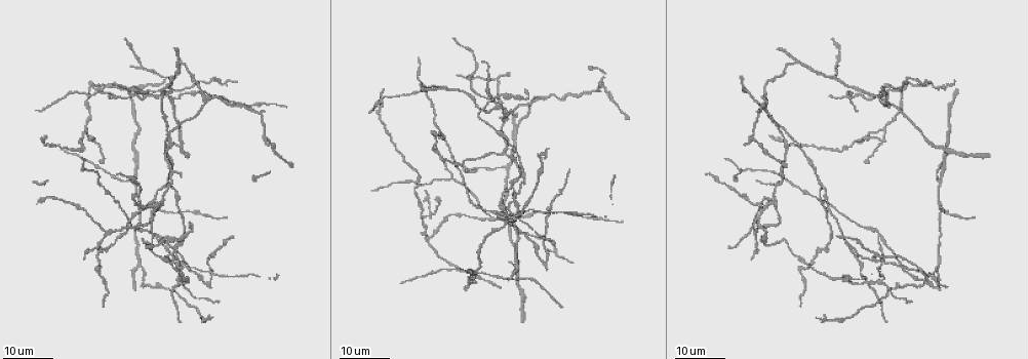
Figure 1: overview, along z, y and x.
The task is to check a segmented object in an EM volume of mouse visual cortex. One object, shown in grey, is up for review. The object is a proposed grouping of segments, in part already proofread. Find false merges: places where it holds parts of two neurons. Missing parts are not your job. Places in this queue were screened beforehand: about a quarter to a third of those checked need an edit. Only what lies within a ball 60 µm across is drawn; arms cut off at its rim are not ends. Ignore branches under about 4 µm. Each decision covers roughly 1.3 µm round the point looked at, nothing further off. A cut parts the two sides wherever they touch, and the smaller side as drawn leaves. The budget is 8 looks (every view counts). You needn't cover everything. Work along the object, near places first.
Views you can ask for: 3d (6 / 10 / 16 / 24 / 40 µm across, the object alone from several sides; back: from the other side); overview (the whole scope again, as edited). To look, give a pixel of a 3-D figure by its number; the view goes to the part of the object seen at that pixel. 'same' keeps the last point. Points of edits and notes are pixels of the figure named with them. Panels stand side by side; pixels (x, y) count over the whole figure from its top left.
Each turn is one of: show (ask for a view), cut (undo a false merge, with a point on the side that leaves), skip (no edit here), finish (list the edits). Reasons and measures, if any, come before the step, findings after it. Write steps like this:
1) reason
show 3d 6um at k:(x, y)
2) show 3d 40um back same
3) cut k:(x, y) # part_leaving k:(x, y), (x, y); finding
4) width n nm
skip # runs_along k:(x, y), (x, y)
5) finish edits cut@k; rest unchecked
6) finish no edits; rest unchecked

looks like a crossing
show 3d 16um at 1:(171, 133)

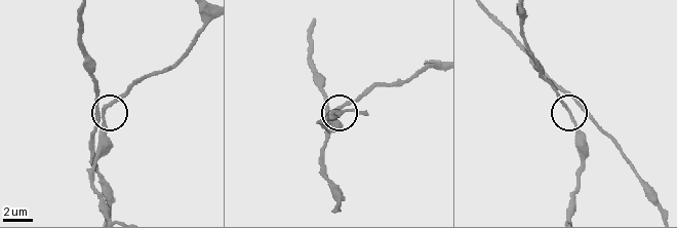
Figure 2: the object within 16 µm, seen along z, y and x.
show 3d 6um at 2:(102, 113)

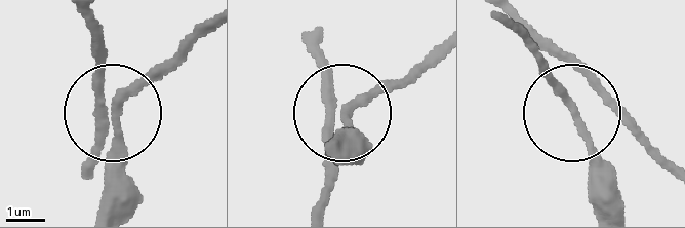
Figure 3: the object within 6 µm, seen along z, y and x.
arms 4
skip # runs_along 3:(542, 70), (588, 136), (592, 211); all the same neuron

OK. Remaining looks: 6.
small branch off a trunk
show 3d 24um at 1:(506, 168)

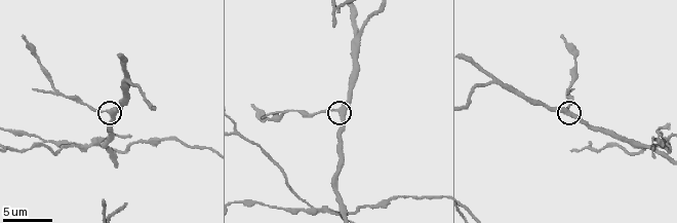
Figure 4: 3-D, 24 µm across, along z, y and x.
show 3d 10um at 4:(336, 111)

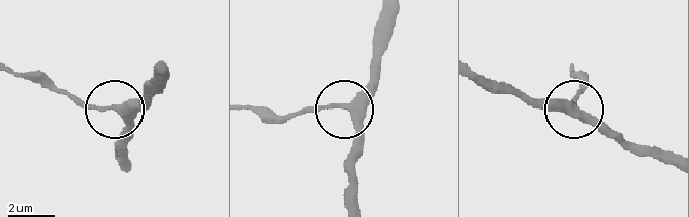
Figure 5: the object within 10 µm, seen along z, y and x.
side_arm 14 um
skip # runs_along 5:(161, 64), (143, 100), (84, 106), (63, 94); all the same neuron

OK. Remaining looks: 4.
arms part here
show 3d 16um at 4:(332, 209)

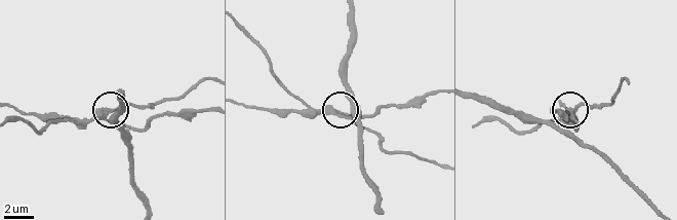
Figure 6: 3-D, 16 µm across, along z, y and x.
width 300 nm
cut 6:(573, 109) # part_leaving 6:(570, 118), (526, 130), (493, 118), (478, 122); two neurons meet here

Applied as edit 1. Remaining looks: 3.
branch point
show 3d 16um at 1:(95, 141)

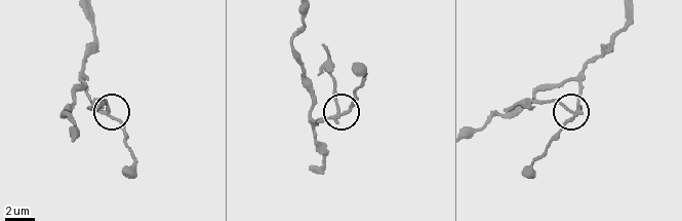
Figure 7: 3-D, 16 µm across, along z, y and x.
show 3d 6um at 7:(336, 111)

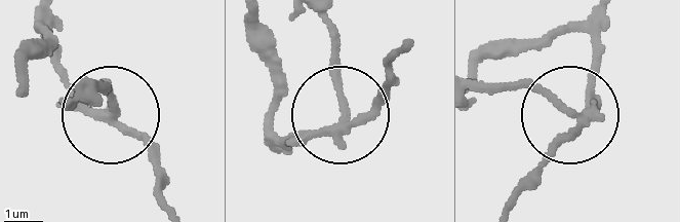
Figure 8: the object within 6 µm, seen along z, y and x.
width 200 nm
cut 8:(105, 85) # two neurons meet here

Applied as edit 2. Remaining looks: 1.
finish edits cut@6, cut@8; rest unchecked

